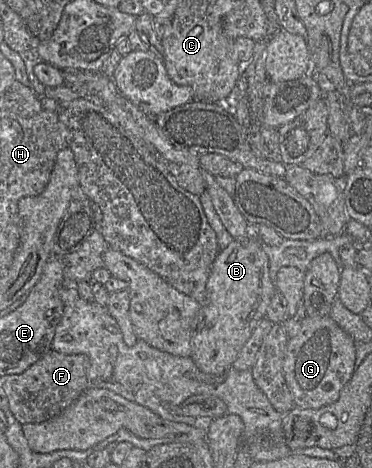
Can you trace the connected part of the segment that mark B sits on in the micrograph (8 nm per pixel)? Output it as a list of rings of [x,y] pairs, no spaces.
[[[258,238],[233,240],[226,248],[219,250],[206,283],[206,304],[199,304],[192,327],[191,359],[199,370],[211,375],[221,375],[233,364],[258,323],[266,317],[275,292],[274,281],[269,275],[269,260]]]

